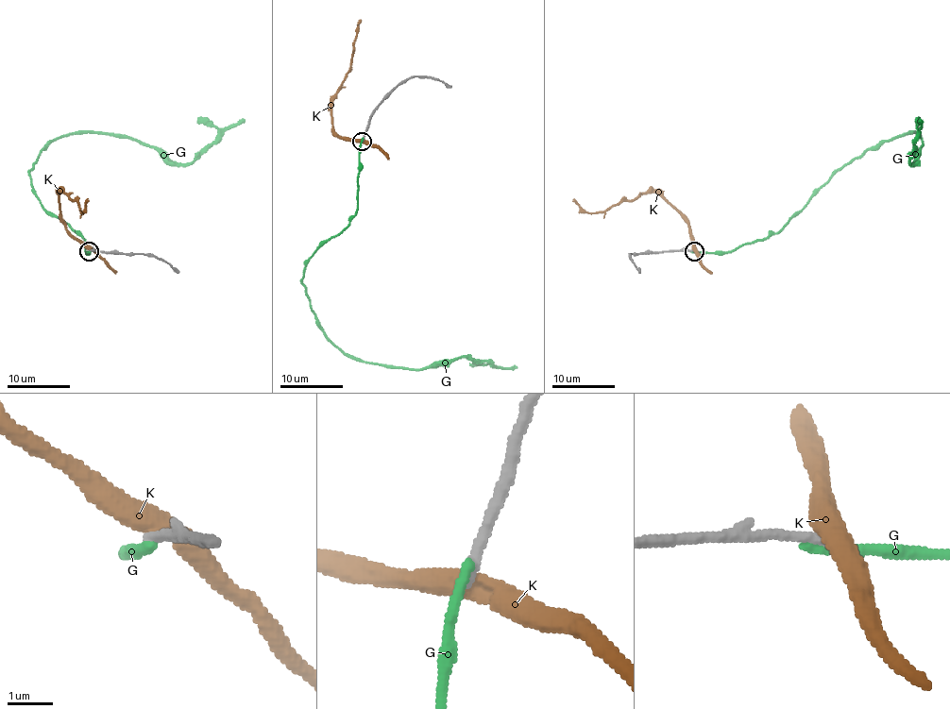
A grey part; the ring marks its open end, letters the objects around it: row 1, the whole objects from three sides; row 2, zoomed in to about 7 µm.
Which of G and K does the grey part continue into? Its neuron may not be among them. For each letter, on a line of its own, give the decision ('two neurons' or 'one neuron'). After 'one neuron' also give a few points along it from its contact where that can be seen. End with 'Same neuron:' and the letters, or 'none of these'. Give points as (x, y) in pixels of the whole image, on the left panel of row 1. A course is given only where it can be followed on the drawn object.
G: two neurons
K: two neurons
Same neuron: none of these

